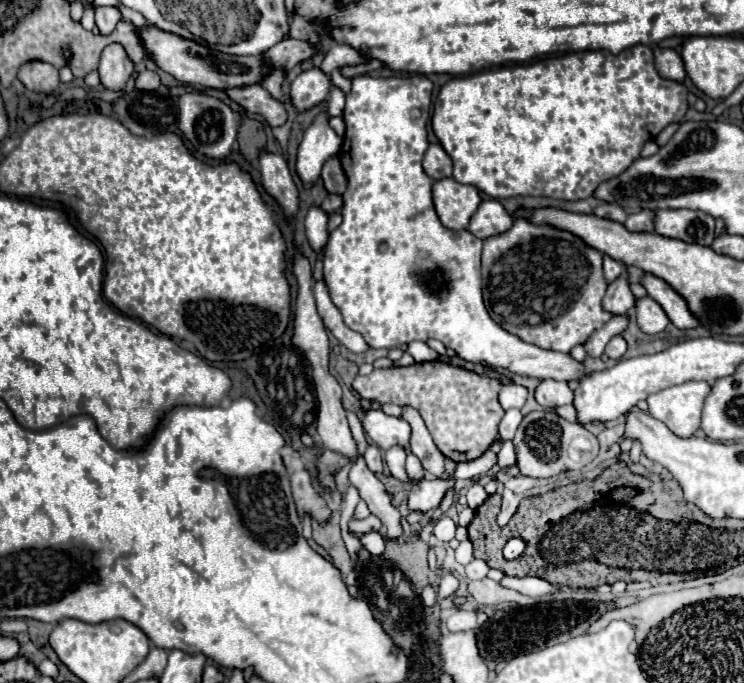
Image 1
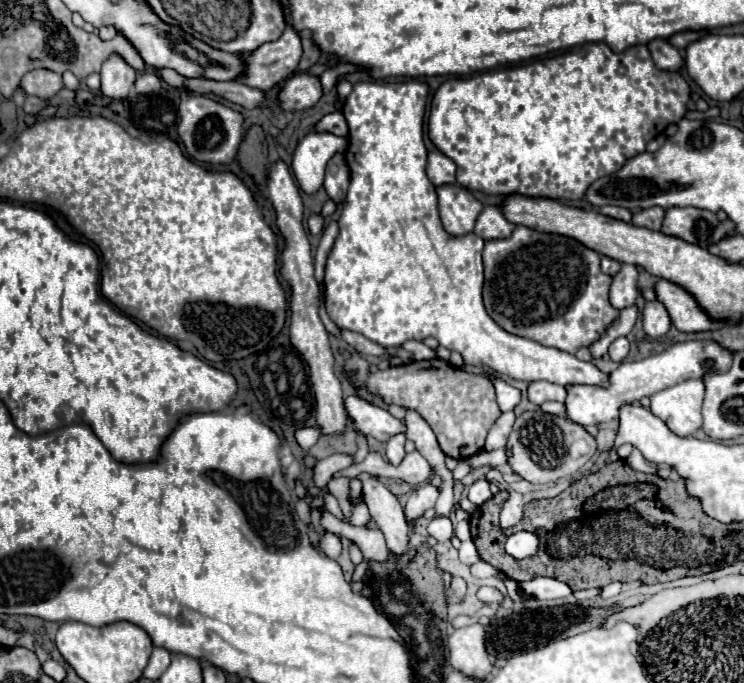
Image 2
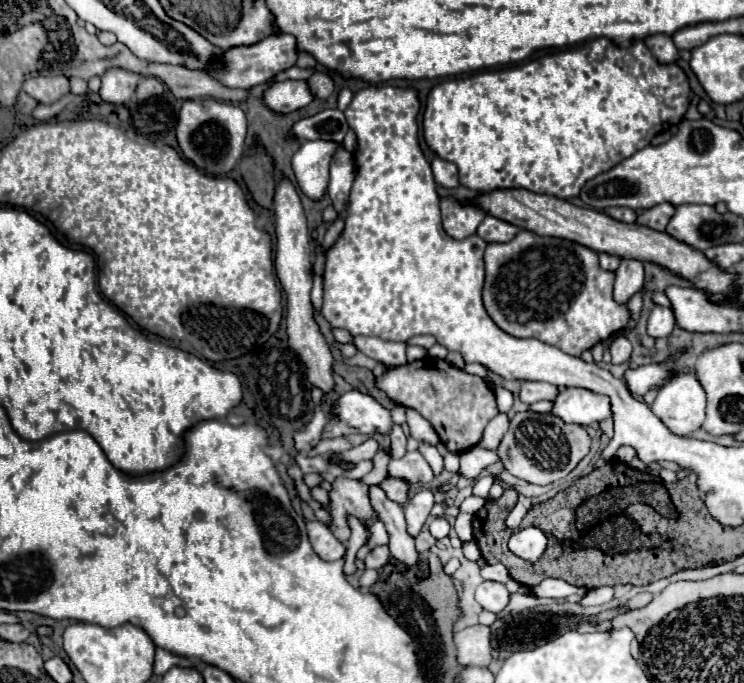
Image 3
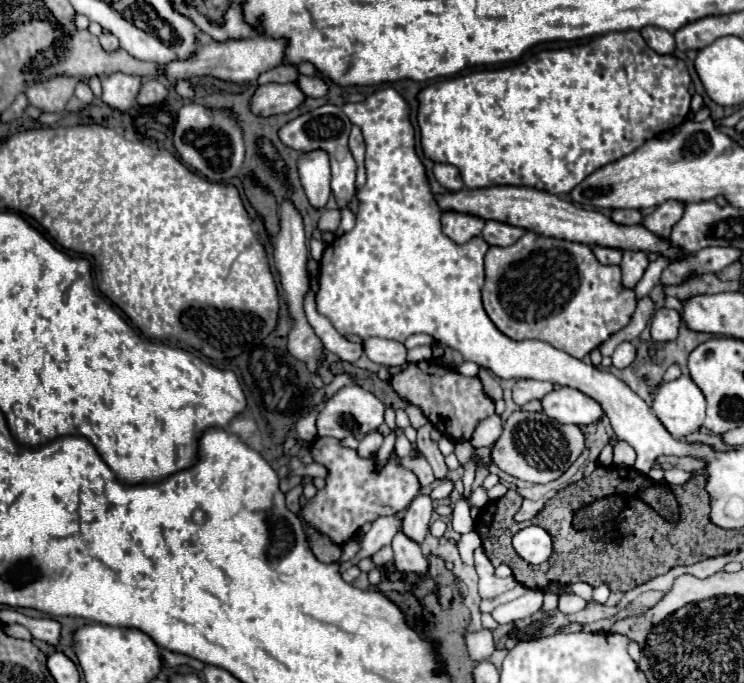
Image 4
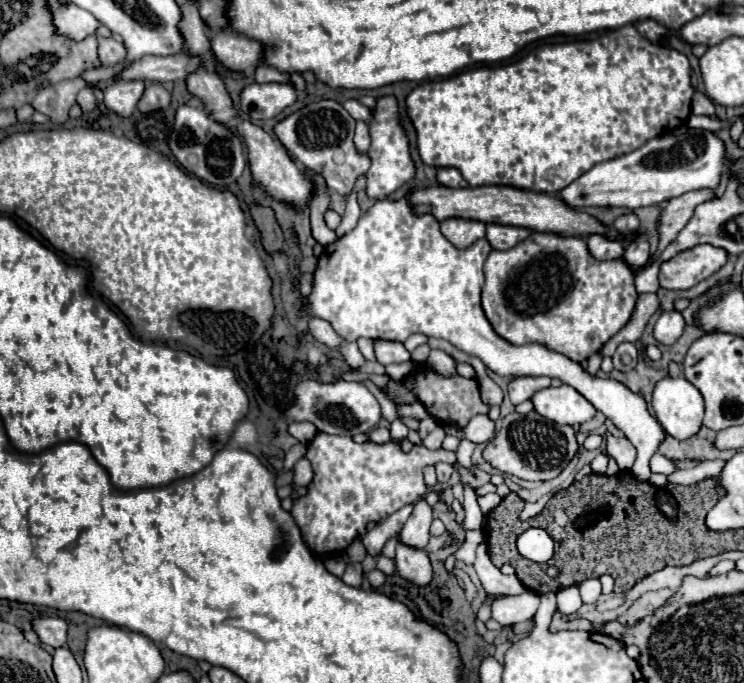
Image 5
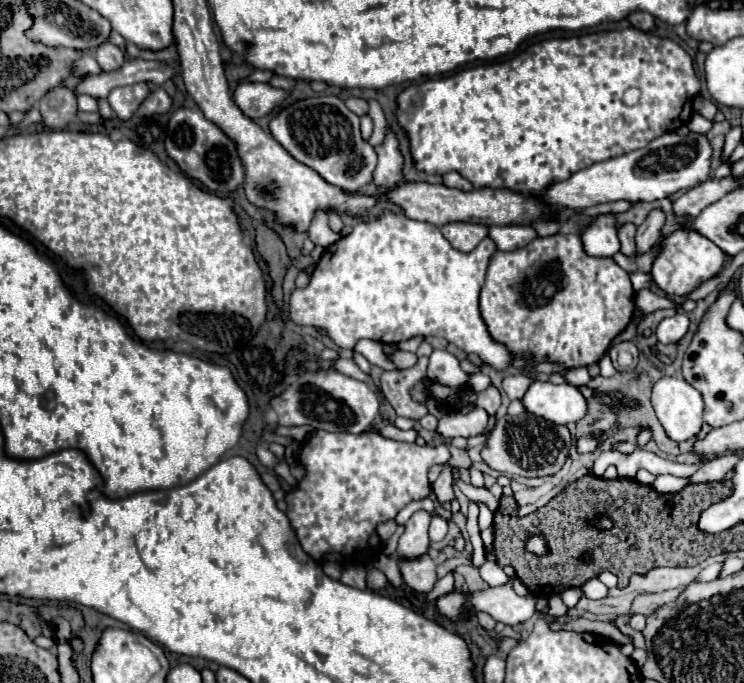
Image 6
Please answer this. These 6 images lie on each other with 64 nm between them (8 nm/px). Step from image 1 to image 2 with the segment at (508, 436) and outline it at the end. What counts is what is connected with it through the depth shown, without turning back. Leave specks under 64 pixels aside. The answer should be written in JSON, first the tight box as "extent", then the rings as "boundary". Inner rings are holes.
{"extent":[484,412,514,450],"boundary":[[[504,412],[504,414],[494,422],[494,426],[490,428],[488,438],[486,438],[486,444],[484,444],[484,450],[504,448],[506,438],[508,438],[508,432],[512,430],[512,424],[514,424],[514,412]]]}

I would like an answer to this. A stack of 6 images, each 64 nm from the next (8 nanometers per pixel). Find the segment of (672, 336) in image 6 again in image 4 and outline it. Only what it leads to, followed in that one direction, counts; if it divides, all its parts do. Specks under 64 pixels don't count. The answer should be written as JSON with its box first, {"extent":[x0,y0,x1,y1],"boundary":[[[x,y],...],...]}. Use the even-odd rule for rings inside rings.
{"extent":[652,308,682,342],"boundary":[[[660,308],[654,318],[652,318],[652,340],[656,342],[670,342],[678,338],[678,330],[682,326],[682,316],[676,310],[670,308]]]}

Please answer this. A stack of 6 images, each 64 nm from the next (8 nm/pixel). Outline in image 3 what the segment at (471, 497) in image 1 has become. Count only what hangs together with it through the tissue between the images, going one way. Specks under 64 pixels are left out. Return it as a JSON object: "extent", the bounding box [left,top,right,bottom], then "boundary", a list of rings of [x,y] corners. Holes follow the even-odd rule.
{"extent":[474,476,494,498],"boundary":[[[494,476],[478,478],[476,484],[474,484],[474,494],[476,494],[476,496],[484,496],[484,498],[488,498],[488,490],[490,490],[492,484],[494,484]]]}

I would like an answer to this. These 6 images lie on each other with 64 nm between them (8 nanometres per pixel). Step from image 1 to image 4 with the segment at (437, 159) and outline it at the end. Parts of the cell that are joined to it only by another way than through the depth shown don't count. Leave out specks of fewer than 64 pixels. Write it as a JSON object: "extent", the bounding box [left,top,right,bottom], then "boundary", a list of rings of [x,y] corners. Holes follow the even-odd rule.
{"extent":[434,164,464,190],"boundary":[[[434,164],[434,178],[446,190],[462,190],[464,188],[464,182],[460,178],[460,172],[452,164]]]}

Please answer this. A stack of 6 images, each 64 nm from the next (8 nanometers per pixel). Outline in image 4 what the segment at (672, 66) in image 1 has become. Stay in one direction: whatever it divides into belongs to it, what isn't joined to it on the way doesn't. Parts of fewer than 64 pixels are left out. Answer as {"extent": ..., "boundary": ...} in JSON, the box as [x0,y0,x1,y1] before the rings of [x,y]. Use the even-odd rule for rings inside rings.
{"extent":[640,26,674,52],"boundary":[[[644,26],[640,30],[640,34],[644,36],[644,40],[648,42],[648,46],[656,52],[672,52],[674,50],[674,34],[664,30],[664,28],[656,28],[656,26]]]}

